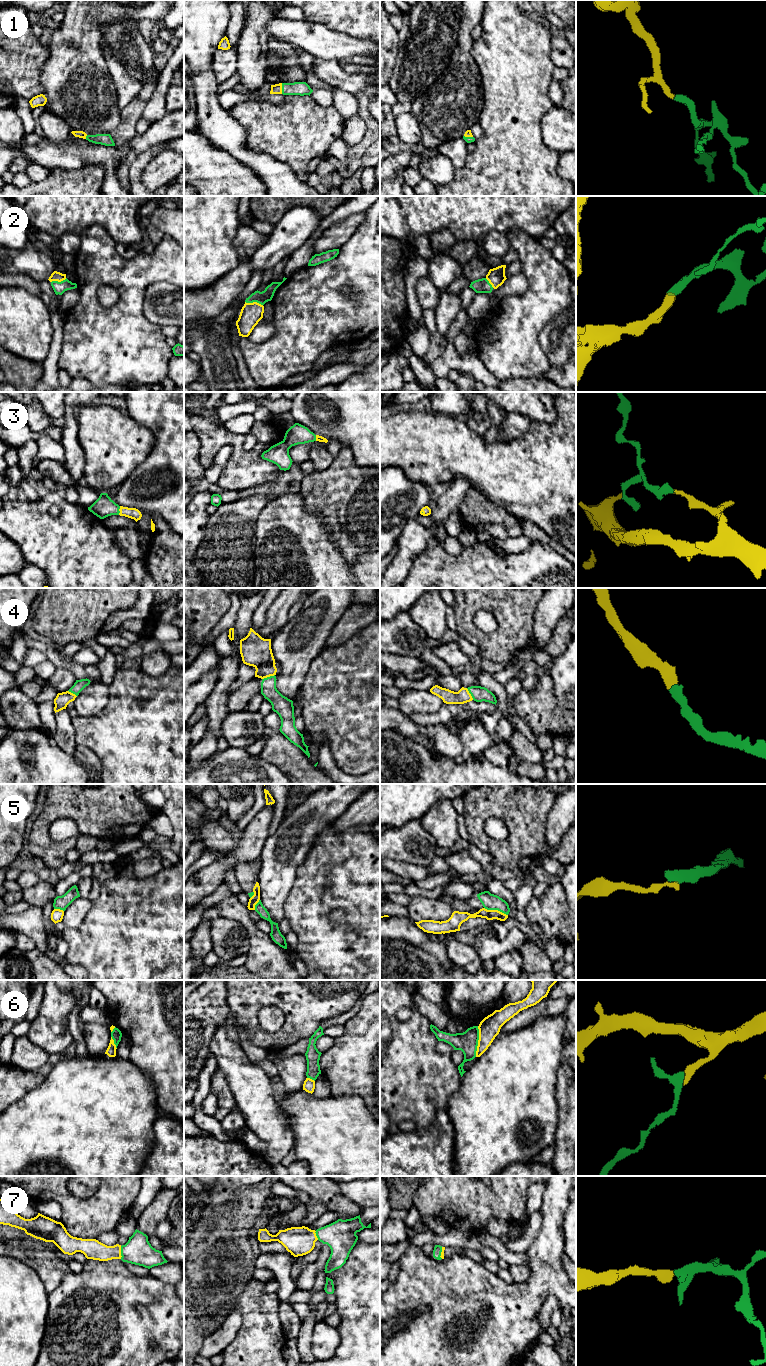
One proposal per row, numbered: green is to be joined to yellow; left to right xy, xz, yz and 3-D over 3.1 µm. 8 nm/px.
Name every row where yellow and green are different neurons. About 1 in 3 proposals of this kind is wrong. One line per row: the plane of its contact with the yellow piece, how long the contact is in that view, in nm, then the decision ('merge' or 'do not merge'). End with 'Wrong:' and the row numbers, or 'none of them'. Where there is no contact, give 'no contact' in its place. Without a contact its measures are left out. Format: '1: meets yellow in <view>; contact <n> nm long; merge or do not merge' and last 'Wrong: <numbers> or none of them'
1: meets yellow in xz; contact 90 nm long; merge
2: meets yellow in xz; contact 150 nm long; merge
3: meets yellow in xy; contact 70 nm long; merge
4: meets yellow in xz; contact 110 nm long; merge
5: meets yellow in yz; contact 200 nm long; do not merge
6: meets yellow in yz; contact 240 nm long; do not merge
7: meets yellow in xy; contact 100 nm long; merge
Wrong: 5, 6

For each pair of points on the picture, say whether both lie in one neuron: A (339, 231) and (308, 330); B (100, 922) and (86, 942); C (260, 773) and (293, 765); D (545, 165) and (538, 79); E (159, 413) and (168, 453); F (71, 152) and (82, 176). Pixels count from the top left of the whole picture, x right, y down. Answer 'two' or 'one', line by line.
A: two
B: one
C: two
D: one
E: one
F: two

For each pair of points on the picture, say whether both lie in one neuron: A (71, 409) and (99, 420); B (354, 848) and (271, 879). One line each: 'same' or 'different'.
A: different
B: different

